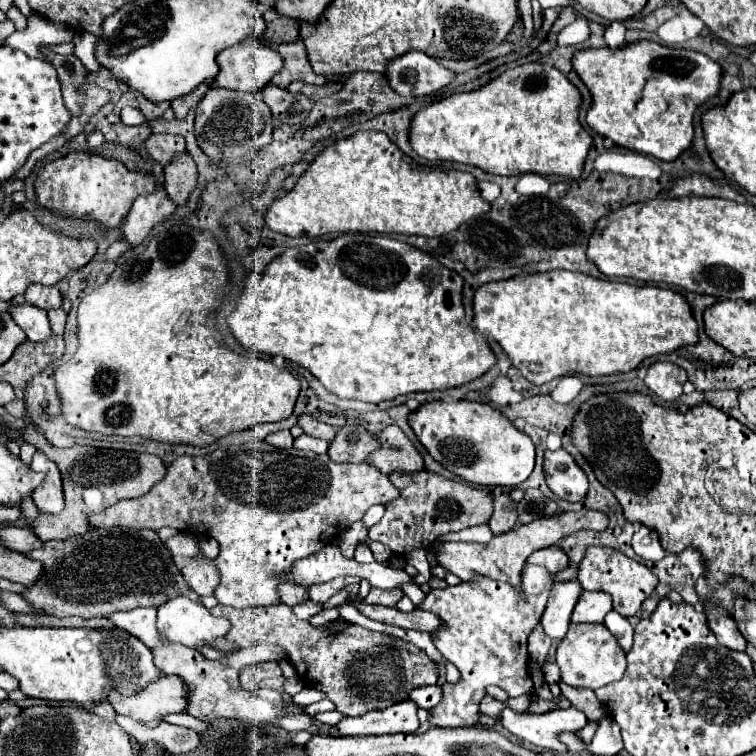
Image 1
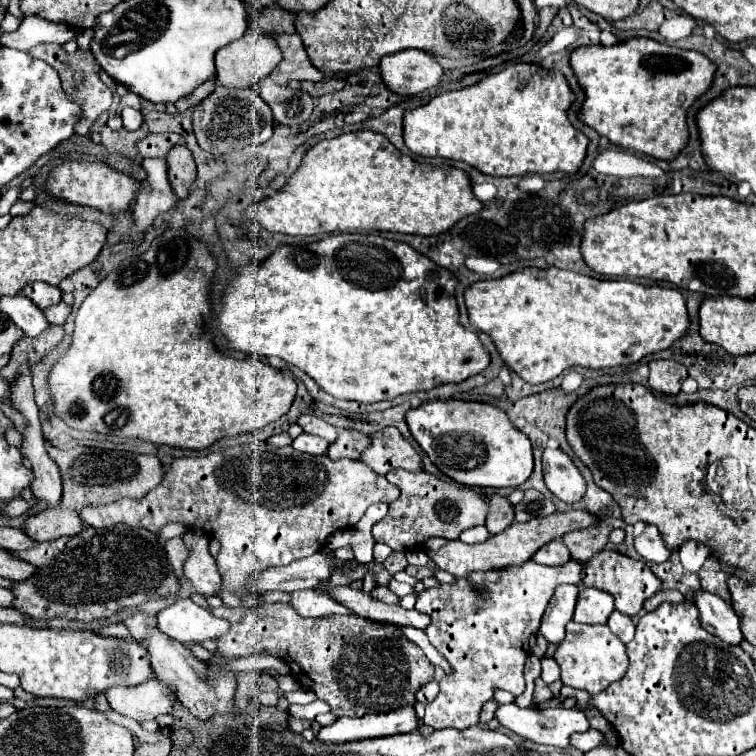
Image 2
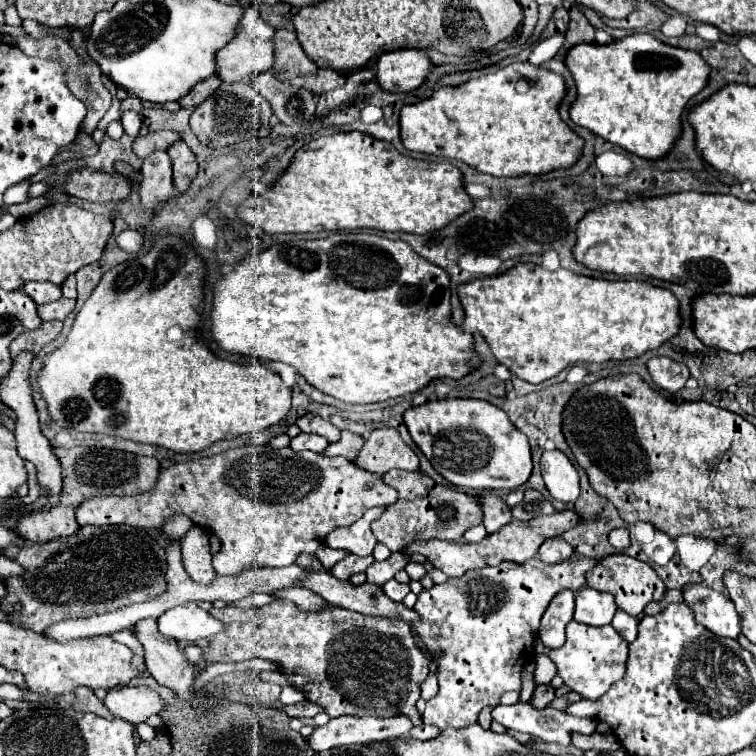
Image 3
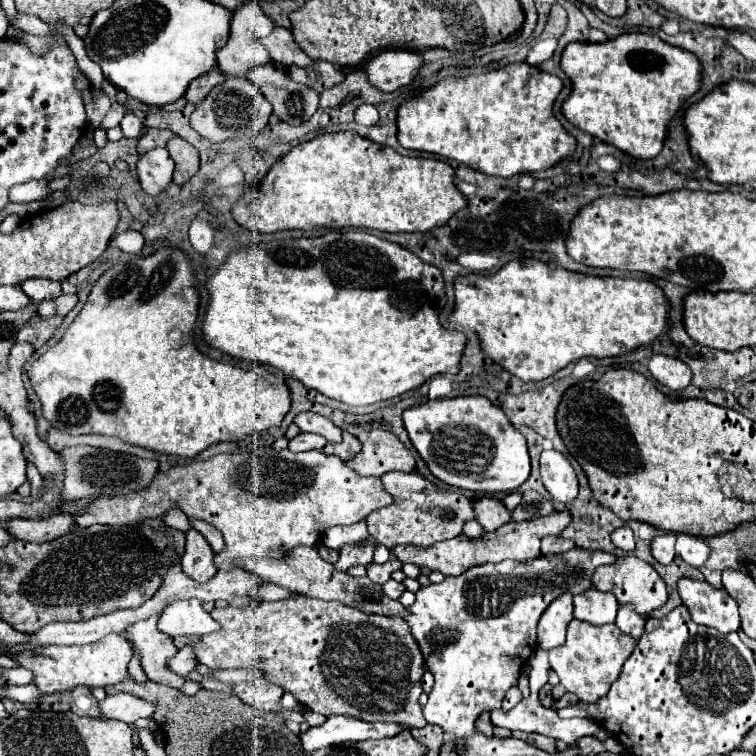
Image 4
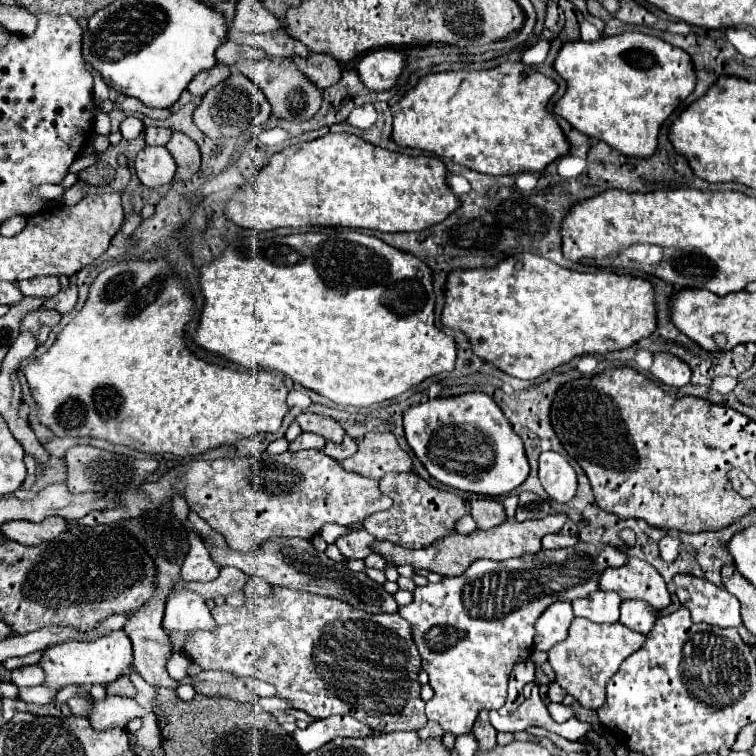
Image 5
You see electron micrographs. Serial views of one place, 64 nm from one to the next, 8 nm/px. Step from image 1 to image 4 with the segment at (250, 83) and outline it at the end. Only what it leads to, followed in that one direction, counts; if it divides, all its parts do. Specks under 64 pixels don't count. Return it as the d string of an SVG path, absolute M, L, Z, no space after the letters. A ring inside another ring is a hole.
M246 2L244 6L240 6L234 12L232 30L230 30L230 38L228 38L226 46L216 52L220 72L226 74L226 76L246 76L248 68L256 68L260 64L268 64L270 56L268 56L268 50L264 48L264 44L260 44L260 38L268 36L274 28L276 28L276 24L258 8L256 2Z

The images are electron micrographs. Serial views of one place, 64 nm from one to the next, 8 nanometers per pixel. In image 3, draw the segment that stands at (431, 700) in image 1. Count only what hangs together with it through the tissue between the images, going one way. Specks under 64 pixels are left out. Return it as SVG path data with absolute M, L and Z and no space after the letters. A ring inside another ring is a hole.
M430 674L430 676L426 678L426 682L422 684L422 698L424 698L424 700L430 700L430 696L434 696L436 692L438 692L438 680L436 680L434 674Z

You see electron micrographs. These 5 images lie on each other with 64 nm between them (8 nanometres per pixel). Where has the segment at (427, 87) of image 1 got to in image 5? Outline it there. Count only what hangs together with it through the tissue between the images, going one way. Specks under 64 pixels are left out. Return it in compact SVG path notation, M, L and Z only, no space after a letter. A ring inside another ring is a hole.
M382 48L366 54L358 62L358 74L360 80L368 90L374 92L384 92L396 86L408 58L402 50L392 50L392 48Z

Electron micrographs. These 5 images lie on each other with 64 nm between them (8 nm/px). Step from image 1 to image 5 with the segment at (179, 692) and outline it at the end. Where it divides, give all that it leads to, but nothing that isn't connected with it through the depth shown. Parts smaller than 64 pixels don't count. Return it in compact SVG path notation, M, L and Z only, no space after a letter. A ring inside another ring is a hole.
M106 696L102 702L94 702L92 714L88 720L92 722L94 728L110 728L110 726L120 726L124 728L132 718L142 718L146 710L134 700L126 696Z

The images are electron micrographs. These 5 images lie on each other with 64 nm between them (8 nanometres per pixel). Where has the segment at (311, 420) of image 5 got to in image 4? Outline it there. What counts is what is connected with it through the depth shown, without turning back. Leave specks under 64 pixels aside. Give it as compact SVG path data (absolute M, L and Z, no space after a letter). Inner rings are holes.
M302 412L294 418L294 424L300 428L300 432L314 432L324 436L328 442L340 442L342 430L328 418L314 414L314 412Z

